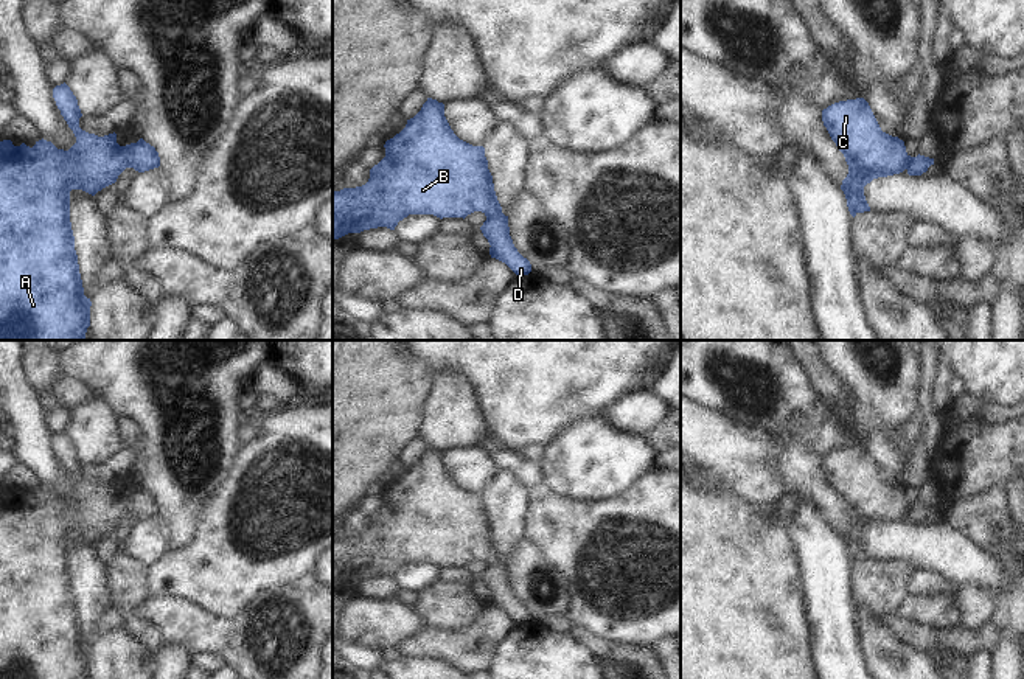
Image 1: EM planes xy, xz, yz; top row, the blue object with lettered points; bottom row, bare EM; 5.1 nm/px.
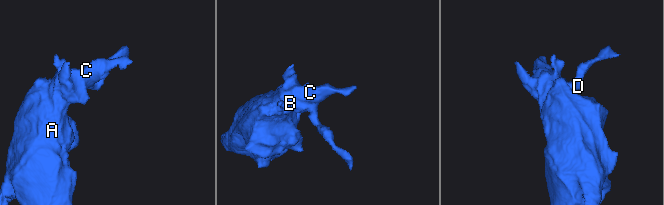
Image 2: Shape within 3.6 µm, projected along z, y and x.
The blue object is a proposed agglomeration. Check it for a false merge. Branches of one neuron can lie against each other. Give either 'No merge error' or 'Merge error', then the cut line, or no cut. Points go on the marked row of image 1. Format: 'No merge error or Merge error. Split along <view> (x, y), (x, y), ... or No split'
No merge error. No split.

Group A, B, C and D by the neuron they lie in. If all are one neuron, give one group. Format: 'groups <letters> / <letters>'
groups A B C D

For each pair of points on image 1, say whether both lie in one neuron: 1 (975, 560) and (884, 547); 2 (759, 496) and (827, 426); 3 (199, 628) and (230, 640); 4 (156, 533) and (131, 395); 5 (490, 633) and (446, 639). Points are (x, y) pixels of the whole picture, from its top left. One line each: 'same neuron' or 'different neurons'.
1: same neuron
2: same neuron
3: same neuron
4: different neurons
5: same neuron

